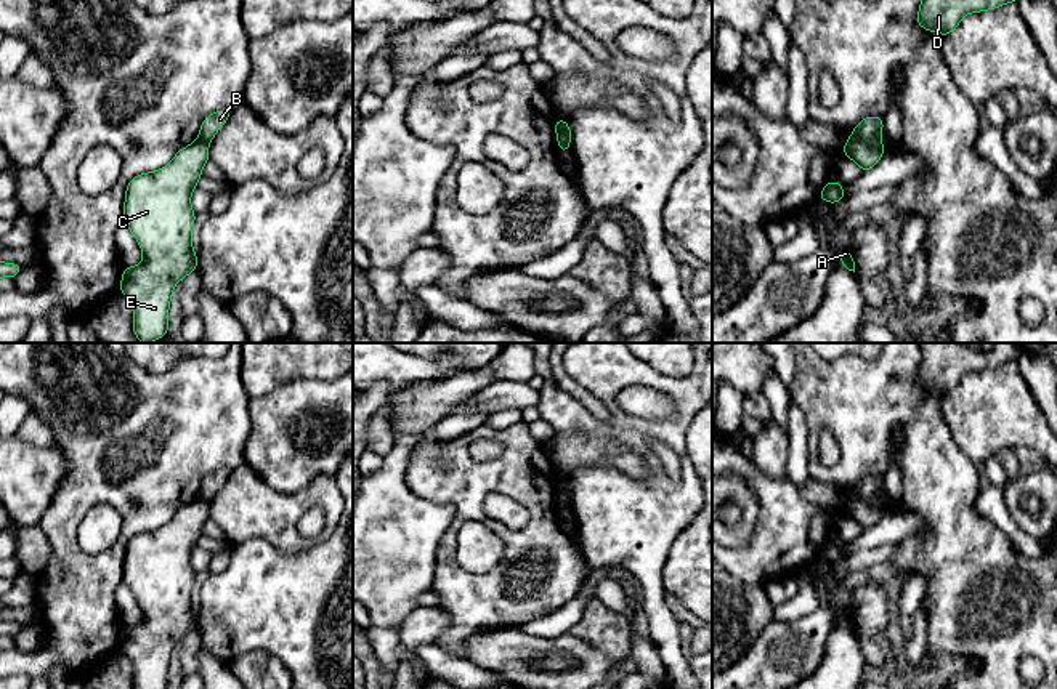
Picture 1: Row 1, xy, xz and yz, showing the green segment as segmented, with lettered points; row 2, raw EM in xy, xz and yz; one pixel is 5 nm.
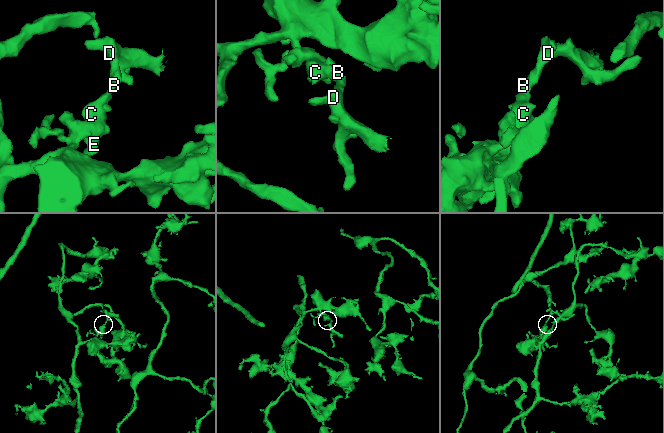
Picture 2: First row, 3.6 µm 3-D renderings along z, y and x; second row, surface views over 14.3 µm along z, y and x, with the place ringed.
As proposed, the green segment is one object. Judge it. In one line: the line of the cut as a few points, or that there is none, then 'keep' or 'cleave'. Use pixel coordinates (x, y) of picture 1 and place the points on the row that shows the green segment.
yz (850, 136), (879, 141) | cleave

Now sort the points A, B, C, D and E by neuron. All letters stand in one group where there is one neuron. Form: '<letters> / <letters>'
A C E / B D

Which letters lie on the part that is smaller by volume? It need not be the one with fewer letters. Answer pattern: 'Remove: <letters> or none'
Remove: B, D

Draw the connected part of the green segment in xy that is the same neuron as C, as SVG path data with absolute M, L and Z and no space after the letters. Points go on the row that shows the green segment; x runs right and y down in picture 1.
M197 138L164 168L136 175L127 184L122 221L141 247L143 263L124 268L119 292L132 303L133 333L143 343L168 333L173 287L197 271L191 192L209 160L209 143Z

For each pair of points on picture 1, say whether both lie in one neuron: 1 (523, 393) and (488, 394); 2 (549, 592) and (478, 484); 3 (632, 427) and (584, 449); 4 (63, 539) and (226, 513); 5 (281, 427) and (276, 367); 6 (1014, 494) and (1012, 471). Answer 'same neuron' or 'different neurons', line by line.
1: same neuron
2: same neuron
3: different neurons
4: different neurons
5: different neurons
6: different neurons

